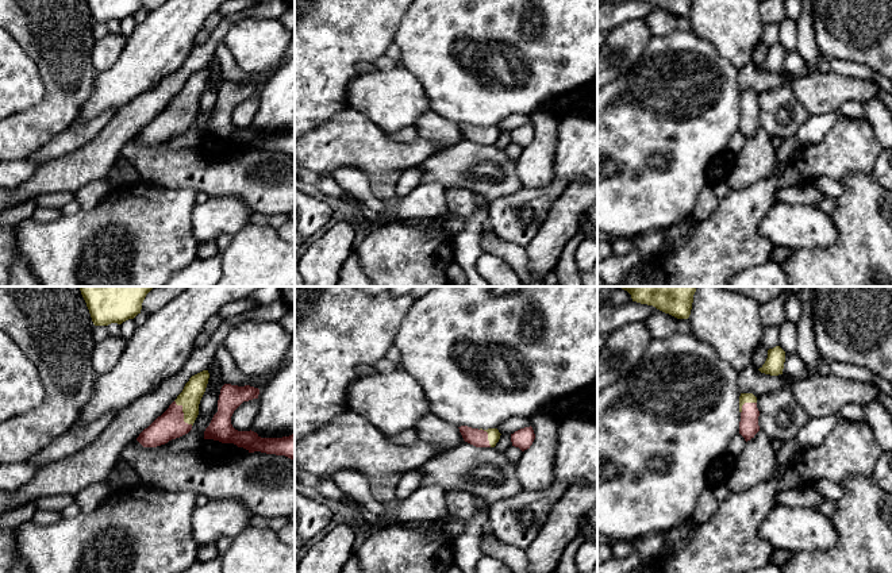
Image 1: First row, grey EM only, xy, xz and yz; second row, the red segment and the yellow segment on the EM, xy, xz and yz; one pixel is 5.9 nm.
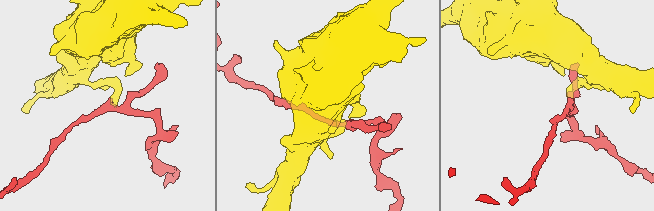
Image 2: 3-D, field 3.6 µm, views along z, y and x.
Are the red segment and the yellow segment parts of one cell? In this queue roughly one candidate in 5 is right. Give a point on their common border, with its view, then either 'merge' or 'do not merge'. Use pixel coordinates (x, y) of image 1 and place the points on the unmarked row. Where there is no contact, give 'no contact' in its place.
xy (183, 111) | merge

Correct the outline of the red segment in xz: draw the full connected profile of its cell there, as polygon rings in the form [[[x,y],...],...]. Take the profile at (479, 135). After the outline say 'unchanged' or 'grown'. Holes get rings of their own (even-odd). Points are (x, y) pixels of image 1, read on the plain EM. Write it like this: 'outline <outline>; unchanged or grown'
outline [[[468,123],[458,126],[464,138],[476,145],[495,145],[501,132],[497,126],[478,127]]]; grown

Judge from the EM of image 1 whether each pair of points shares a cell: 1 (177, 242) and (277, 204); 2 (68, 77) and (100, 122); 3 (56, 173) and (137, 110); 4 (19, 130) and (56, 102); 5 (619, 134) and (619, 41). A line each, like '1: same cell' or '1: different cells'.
1: different cells
2: different cells
3: same cell
4: same cell
5: different cells

